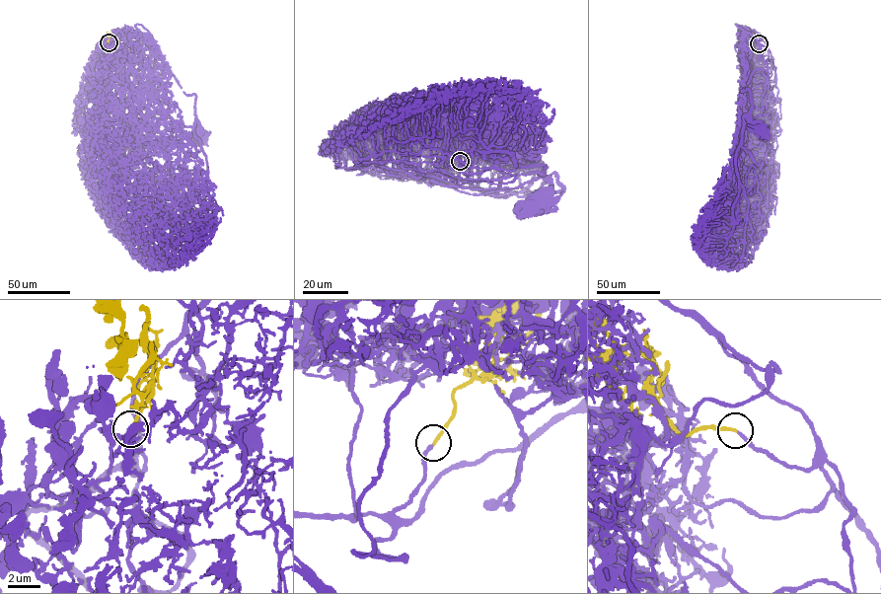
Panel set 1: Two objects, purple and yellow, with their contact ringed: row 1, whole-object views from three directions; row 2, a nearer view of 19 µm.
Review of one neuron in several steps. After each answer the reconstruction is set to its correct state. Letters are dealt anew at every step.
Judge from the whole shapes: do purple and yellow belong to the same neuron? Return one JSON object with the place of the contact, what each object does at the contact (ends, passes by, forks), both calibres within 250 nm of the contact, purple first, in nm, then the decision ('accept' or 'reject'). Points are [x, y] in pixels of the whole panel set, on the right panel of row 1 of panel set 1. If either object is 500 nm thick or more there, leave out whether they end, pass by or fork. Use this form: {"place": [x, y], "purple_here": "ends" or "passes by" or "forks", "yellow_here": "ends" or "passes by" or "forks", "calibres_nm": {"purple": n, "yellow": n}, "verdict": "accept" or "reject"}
{"place": [759, 43], "purple_here": "ends", "yellow_here": "ends", "calibres_nm": {"purple": 190, "yellow": 200}, "verdict": "accept"}

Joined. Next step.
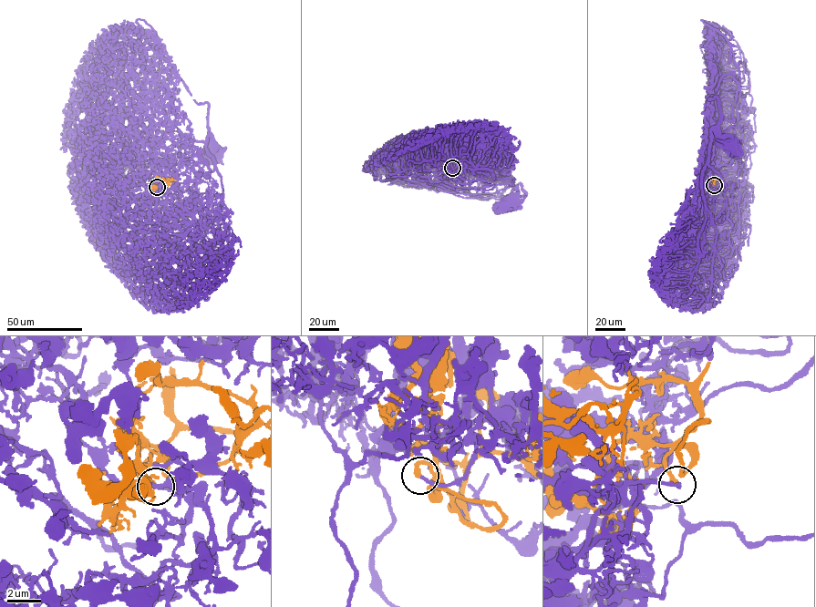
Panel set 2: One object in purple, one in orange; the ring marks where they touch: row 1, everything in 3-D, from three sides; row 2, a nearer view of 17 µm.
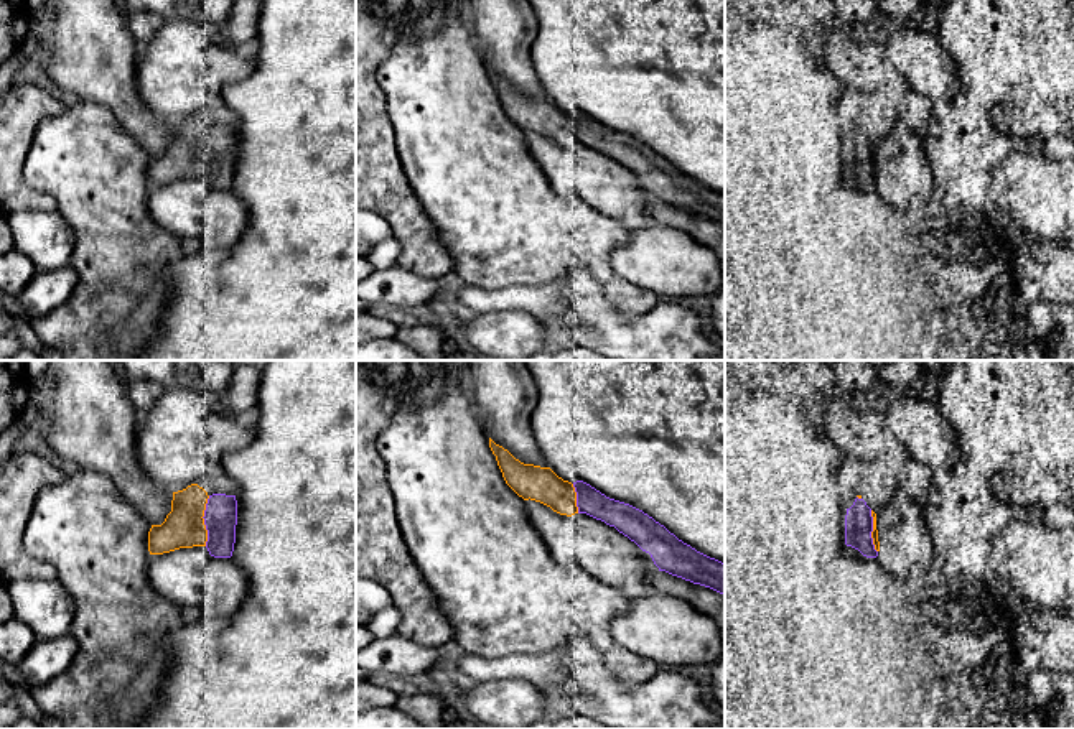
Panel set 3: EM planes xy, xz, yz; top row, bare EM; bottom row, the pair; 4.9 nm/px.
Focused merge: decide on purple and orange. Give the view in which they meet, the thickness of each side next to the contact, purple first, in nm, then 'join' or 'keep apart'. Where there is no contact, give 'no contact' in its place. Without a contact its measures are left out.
meets purple in xy; 160 nm thick on the purple side, 200 nm on the other; join

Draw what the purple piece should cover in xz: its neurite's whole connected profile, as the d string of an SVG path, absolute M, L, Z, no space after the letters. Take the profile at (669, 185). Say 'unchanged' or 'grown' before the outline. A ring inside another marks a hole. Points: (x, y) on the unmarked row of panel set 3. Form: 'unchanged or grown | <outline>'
grown | M491 69L489 79L506 115L524 132L540 133L560 146L586 145L601 151L649 184L659 202L725 227L725 194L684 174L642 142L609 130L583 112L563 112L550 99L524 95Z

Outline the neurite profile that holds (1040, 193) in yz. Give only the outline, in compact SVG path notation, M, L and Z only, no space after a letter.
M1013 150L995 171L995 186L1023 229L1074 247L1074 160L1048 161Z

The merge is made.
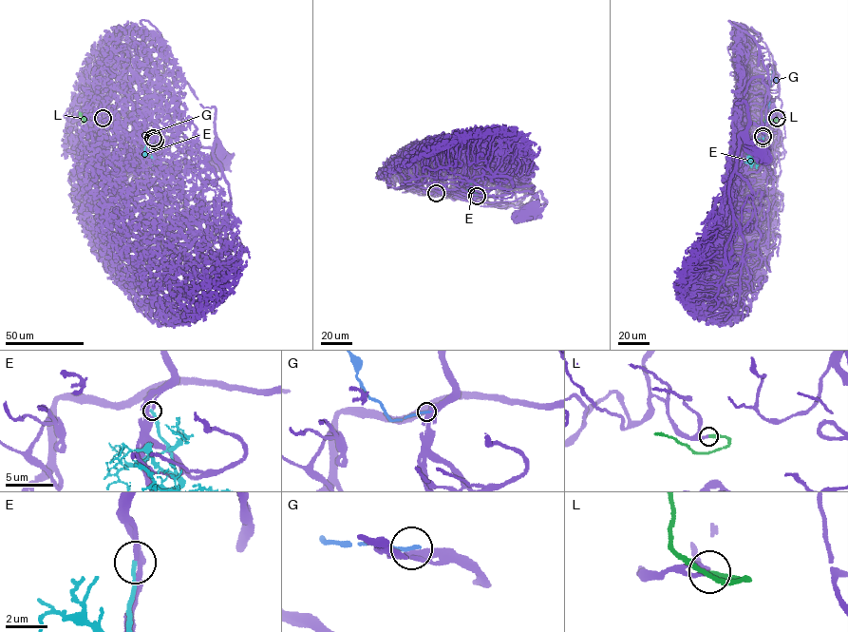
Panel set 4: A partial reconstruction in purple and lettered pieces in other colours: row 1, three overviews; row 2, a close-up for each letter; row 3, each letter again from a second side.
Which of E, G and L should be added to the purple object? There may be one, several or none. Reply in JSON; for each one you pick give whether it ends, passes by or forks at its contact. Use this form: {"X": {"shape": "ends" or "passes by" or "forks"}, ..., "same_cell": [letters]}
{"L": {"shape": "ends"}, "same_cell": ["L"]}

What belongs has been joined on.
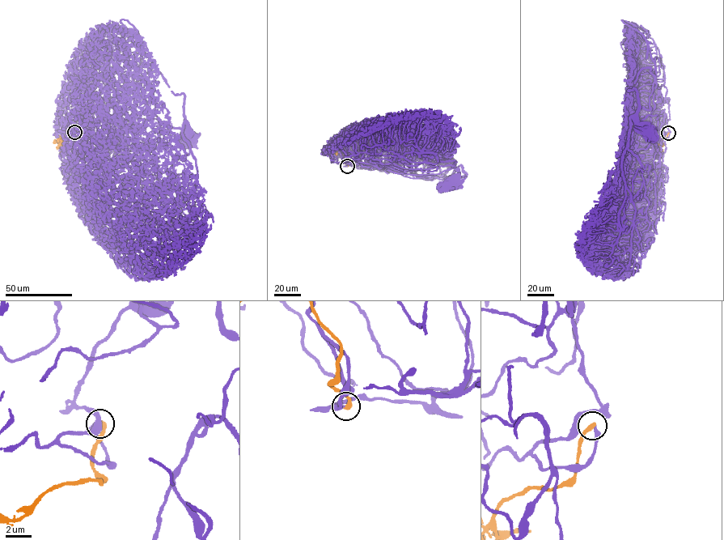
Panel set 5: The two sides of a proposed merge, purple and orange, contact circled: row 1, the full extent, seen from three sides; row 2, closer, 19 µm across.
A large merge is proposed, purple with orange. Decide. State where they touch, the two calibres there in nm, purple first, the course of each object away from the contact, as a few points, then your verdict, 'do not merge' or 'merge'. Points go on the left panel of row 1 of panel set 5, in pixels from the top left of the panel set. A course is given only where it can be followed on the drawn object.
place (74, 132); calibres 180 and 360 nm; course purple (74, 133), (84, 114), (91, 124), (90, 139), (100, 139), (112, 150), (148, 145), (184, 124), (188, 137); course orange (74, 132), (74, 138), (65, 142), (60, 142), (55, 135), (57, 132); merge

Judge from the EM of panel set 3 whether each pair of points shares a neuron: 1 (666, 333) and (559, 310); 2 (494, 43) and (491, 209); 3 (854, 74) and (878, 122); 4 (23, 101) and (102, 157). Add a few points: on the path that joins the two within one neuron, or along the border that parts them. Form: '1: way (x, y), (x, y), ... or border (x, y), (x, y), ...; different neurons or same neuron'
1: border (552, 282), (560, 303), (572, 315), (567, 328); different neurons
2: border (473, 33), (488, 69); different neurons
3: way (865, 86), (878, 111); same neuron
4: border (68, 107), (40, 122), (28, 152); different neurons

